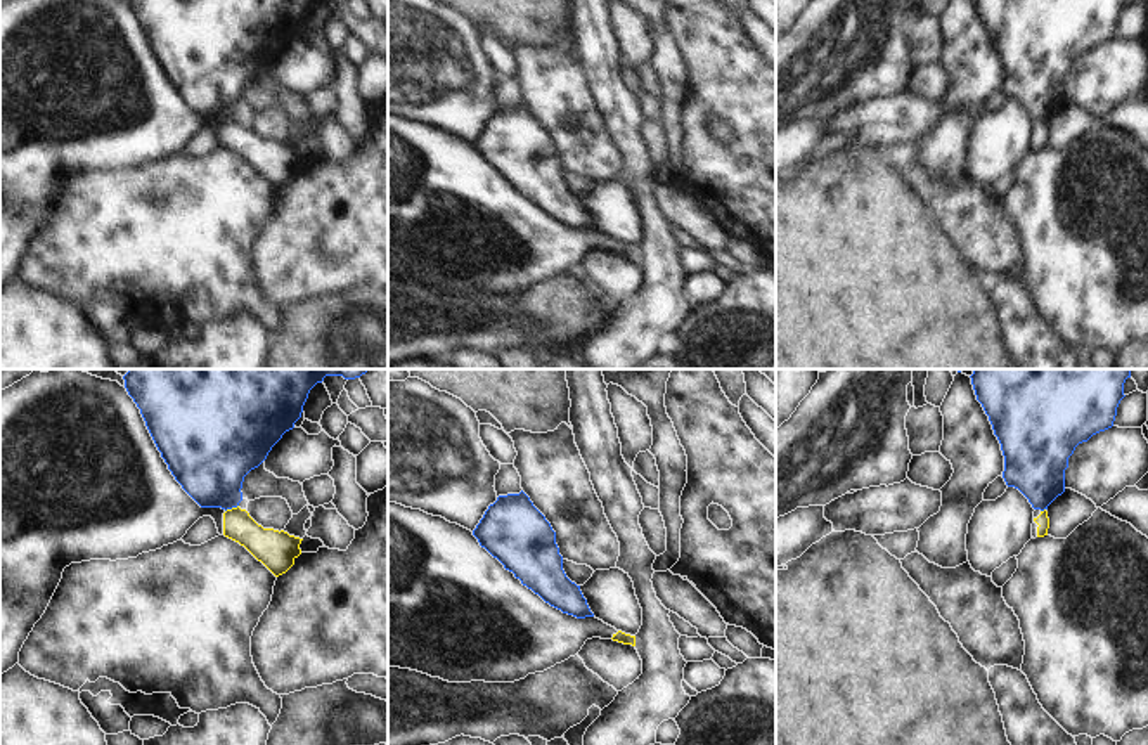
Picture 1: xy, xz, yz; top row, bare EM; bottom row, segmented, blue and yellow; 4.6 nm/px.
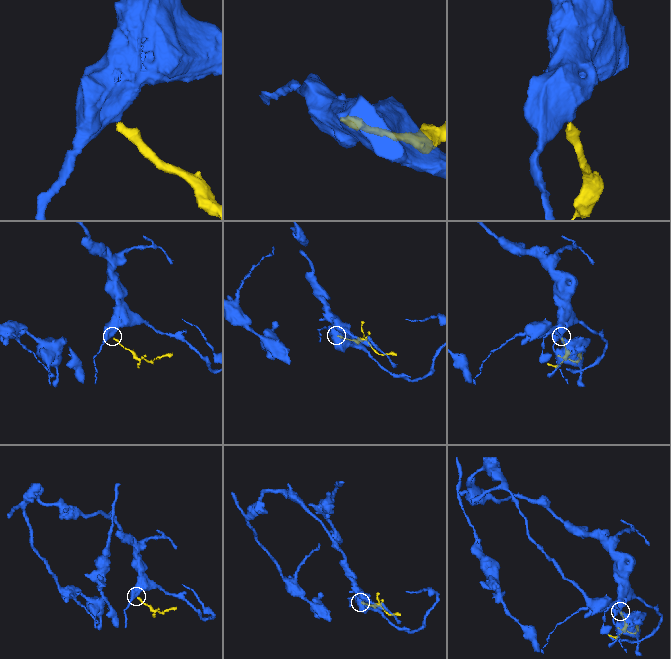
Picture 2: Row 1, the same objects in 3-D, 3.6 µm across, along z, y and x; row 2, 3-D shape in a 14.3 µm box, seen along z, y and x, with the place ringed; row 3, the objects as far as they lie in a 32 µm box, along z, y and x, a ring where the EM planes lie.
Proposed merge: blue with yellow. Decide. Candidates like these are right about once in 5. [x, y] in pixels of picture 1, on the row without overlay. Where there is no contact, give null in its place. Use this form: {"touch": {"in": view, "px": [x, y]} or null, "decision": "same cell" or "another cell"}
{"touch": {"in": "xy", "px": [231, 120]}, "decision": "another cell"}

